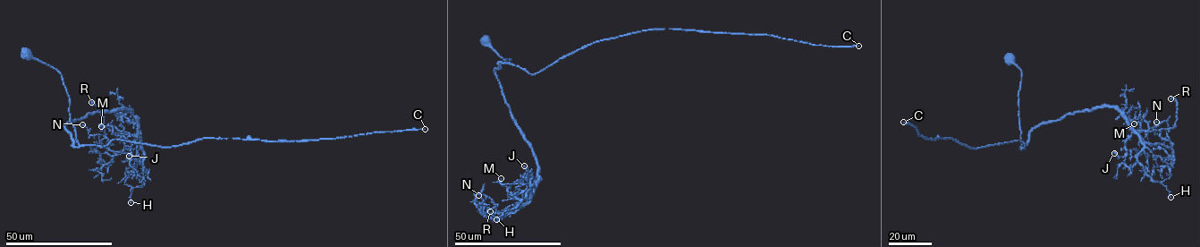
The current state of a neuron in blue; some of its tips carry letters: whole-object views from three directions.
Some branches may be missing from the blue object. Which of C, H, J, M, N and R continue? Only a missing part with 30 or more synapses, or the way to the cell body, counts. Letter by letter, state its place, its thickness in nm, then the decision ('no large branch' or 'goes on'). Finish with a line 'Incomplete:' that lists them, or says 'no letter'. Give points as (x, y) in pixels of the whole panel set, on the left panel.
C: (425, 129) | 200 nm | goes on
H: (130, 202) | 160 nm | no large branch
J: (129, 156) | 240 nm | no large branch
M: (101, 126) | 160 nm | no large branch
N: (82, 124) | 150 nm | no large branch
R: (91, 102) | 190 nm | no large branch
Incomplete: C

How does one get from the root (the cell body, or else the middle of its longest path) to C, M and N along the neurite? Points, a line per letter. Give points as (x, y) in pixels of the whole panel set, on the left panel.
C: (27, 54), (61, 74), (80, 146), (105, 146), (120, 139), (161, 147), (207, 138), (308, 140), (425, 129)
M: (27, 54), (61, 74), (72, 146), (64, 126), (94, 112), (128, 110), (139, 132), (101, 126)
N: (27, 54), (61, 74), (72, 146), (64, 126), (119, 109), (136, 119), (141, 145), (112, 151), (82, 124)

